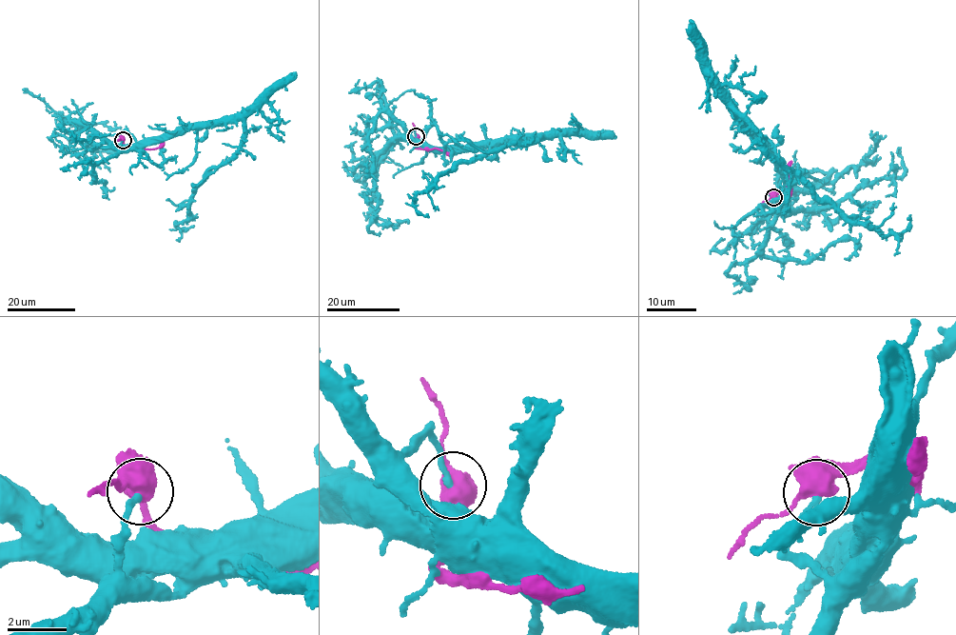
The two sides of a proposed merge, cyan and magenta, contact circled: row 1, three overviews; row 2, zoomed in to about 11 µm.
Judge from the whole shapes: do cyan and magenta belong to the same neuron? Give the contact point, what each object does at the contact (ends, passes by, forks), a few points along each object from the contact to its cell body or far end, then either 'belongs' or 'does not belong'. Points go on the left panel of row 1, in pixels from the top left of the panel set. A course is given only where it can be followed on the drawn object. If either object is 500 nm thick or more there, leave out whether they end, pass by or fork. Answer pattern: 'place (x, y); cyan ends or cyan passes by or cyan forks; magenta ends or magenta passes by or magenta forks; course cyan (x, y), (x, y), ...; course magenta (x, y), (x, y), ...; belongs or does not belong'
place (123, 140); course cyan (123, 141), (125, 151), (189, 129), (243, 122), (240, 147), (207, 169), (188, 218), (176, 226), (194, 226); course magenta (123, 140), (125, 145), (135, 148), (153, 148), (160, 147), (163, 139); does not belong

